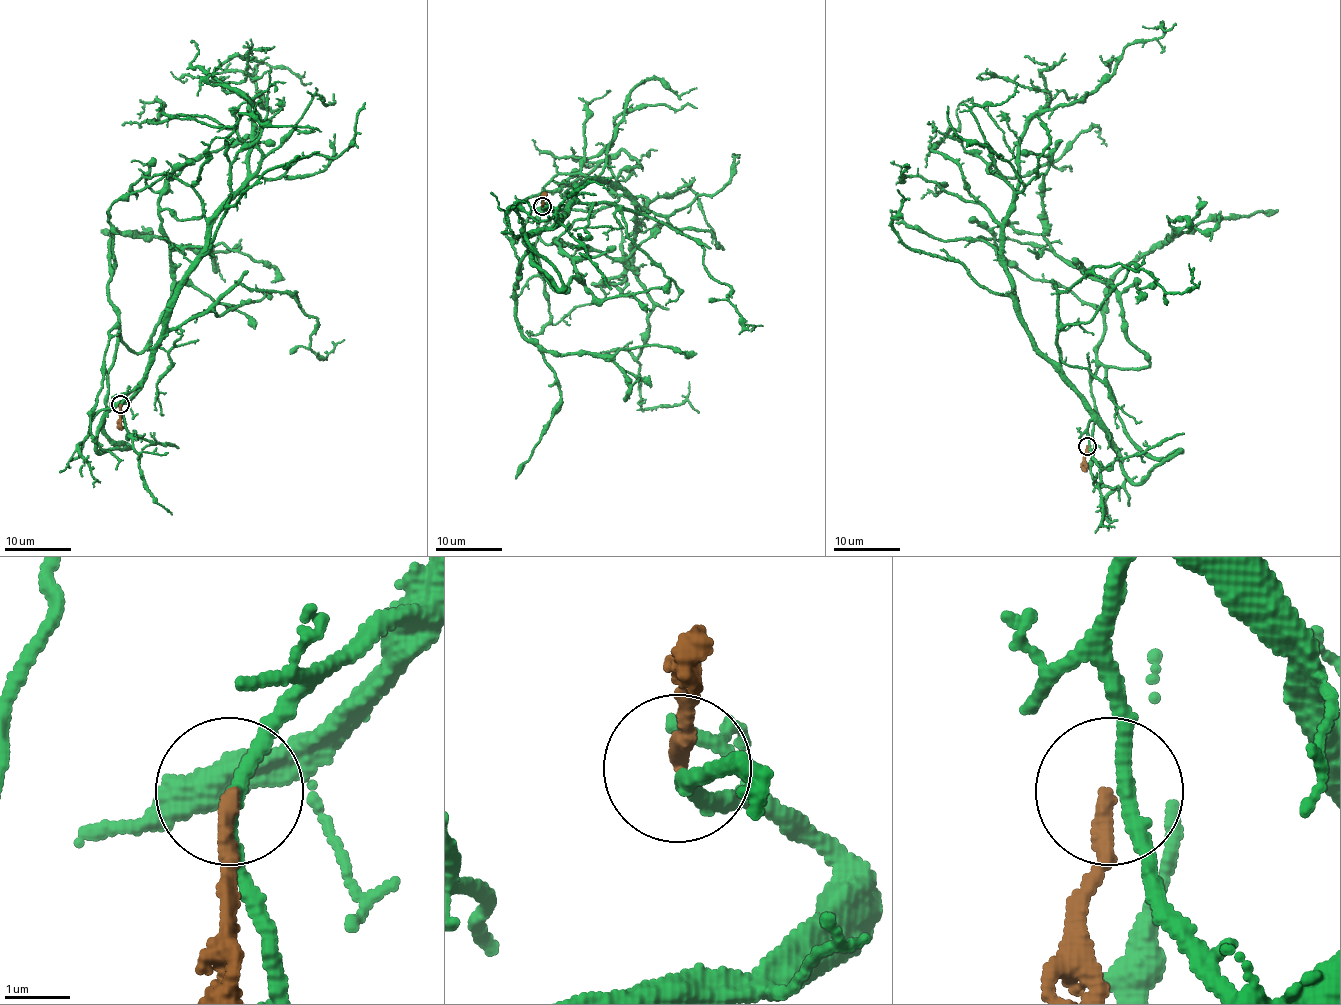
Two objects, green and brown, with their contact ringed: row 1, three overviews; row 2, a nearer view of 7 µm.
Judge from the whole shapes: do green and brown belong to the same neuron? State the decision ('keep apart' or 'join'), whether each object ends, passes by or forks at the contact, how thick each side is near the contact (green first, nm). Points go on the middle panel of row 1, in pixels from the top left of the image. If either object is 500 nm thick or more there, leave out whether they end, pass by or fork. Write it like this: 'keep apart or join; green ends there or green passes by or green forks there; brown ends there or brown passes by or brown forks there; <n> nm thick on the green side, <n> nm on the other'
keep apart; green passes by; brown ends there; 220 nm thick on the green side, 240 nm on the other

